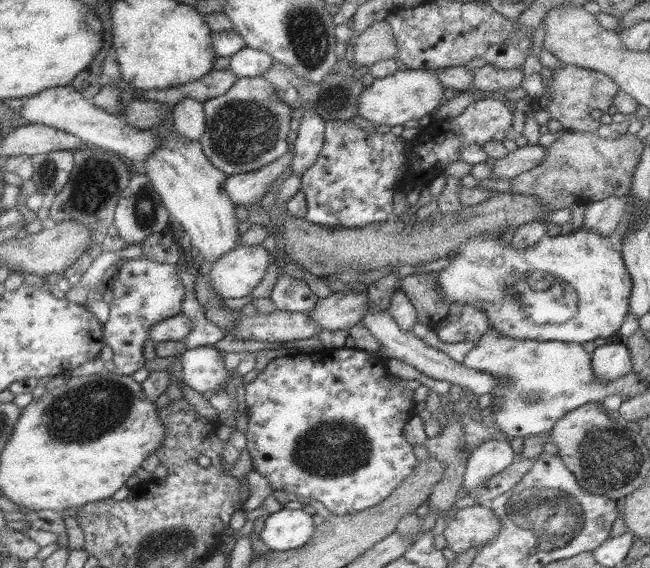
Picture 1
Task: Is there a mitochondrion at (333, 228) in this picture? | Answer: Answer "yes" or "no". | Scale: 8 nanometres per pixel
no

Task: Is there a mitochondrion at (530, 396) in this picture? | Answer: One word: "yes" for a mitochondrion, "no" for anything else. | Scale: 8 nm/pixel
yes

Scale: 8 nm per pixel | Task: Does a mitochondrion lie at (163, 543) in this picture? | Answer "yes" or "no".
yes

